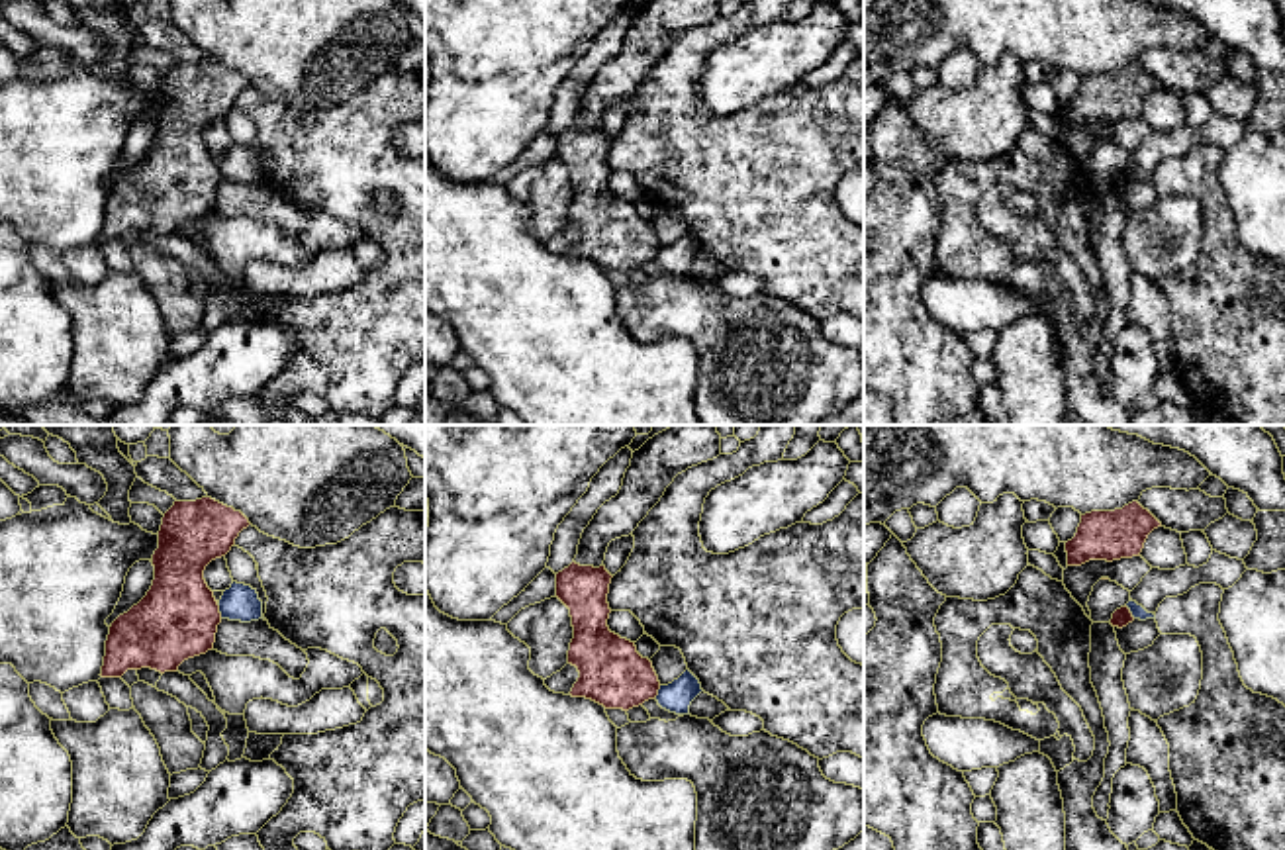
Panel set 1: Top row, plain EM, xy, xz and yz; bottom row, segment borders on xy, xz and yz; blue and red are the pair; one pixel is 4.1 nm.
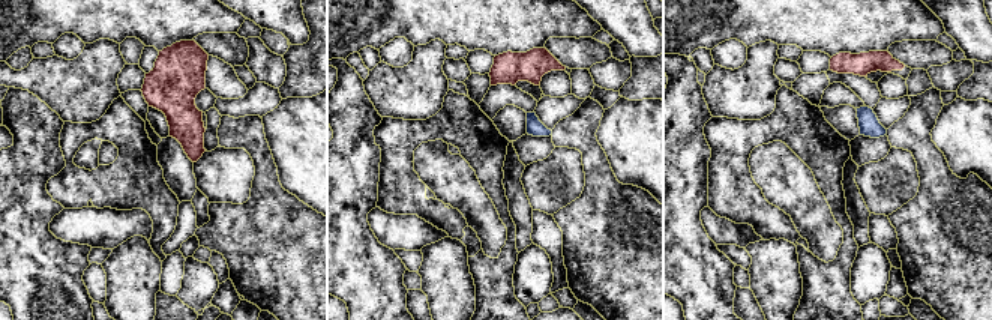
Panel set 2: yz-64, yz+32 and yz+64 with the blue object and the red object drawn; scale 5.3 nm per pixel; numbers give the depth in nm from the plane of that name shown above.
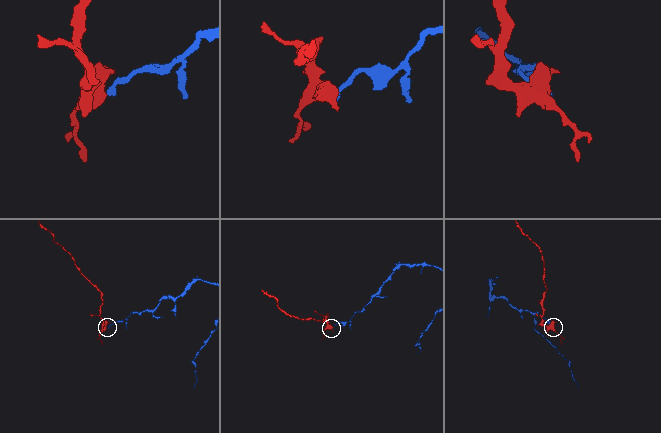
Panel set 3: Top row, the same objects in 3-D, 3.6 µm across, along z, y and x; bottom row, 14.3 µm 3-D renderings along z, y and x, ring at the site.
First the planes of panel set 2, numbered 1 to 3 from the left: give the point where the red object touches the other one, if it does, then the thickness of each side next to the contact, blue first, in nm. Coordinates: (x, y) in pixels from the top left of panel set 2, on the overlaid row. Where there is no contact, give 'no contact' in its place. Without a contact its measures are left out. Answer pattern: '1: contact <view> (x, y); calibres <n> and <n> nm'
1: no contact
2: no contact
3: no contact

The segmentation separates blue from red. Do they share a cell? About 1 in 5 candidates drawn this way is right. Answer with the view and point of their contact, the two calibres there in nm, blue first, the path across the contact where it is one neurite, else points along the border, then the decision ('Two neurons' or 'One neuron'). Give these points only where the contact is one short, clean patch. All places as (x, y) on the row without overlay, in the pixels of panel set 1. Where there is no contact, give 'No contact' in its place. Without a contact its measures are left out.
Touches blue at xy (220, 173). Thickness 150 nm (blue) against 320 nm. Boundary: xy (216, 165), (222, 179). Two neurons

